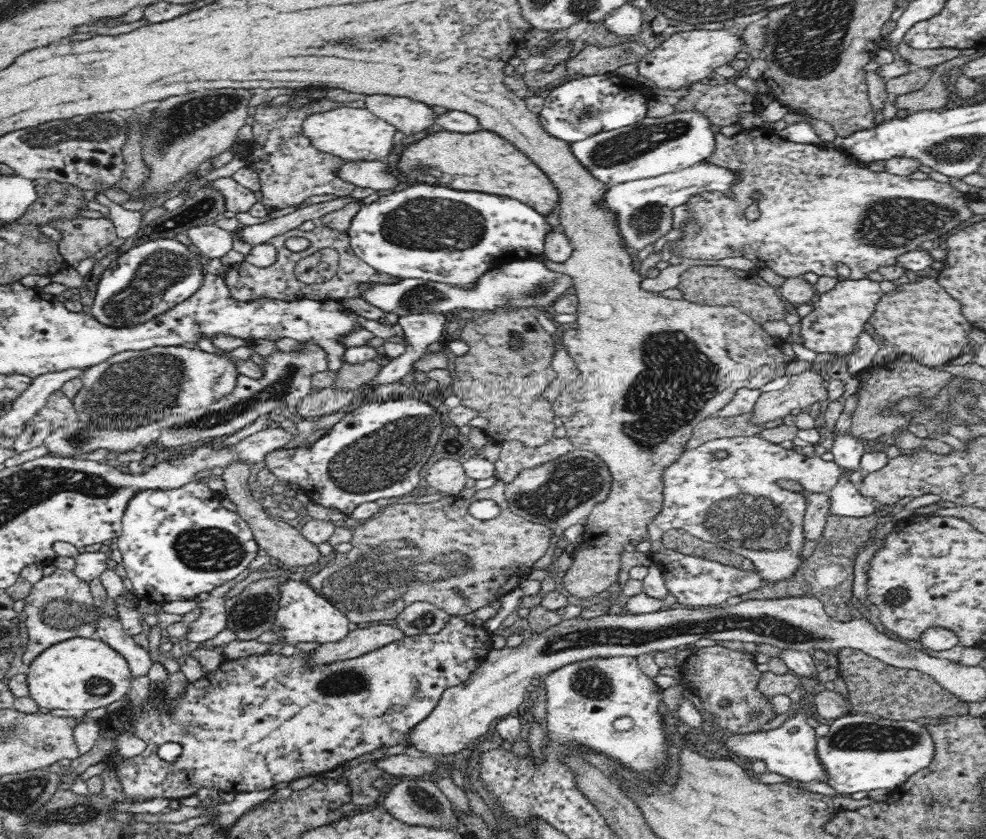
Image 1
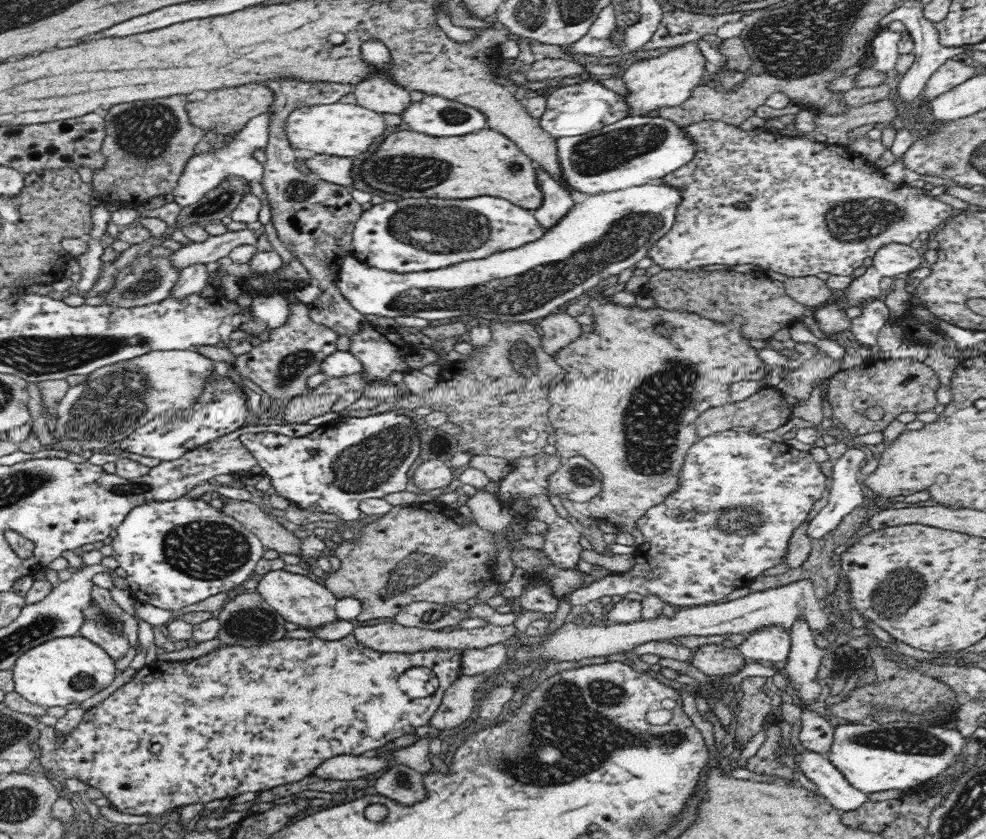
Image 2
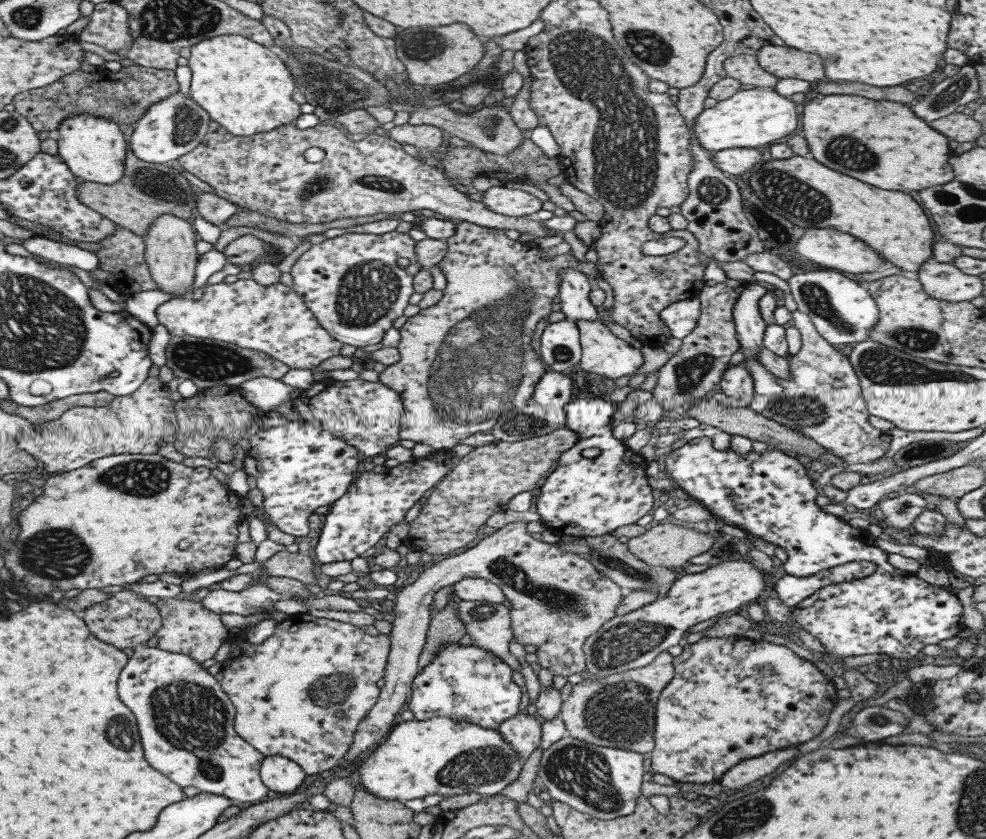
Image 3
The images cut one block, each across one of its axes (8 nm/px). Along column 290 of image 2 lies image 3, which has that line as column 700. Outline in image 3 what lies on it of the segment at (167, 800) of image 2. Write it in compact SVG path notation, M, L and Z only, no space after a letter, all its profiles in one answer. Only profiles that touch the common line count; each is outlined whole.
M701 637L696 642L687 643L681 653L672 658L674 668L671 680L661 689L657 697L654 710L653 744L649 752L650 767L654 772L664 774L675 782L694 782L703 784L706 782L718 782L718 778L727 772L740 760L750 759L760 754L776 751L779 749L793 749L799 743L805 742L819 734L827 722L827 716L836 702L835 692L837 689L832 681L827 678L813 663L800 658L787 647L766 642L765 640L752 641L741 637Z

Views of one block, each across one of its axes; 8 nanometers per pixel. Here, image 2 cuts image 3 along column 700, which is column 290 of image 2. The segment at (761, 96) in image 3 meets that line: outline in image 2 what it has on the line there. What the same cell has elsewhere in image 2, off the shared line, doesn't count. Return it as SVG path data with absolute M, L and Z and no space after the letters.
M340 101L332 104L312 104L294 108L286 116L285 134L292 148L306 148L315 154L328 154L336 157L359 156L374 146L387 130L382 115L358 104L346 104Z

